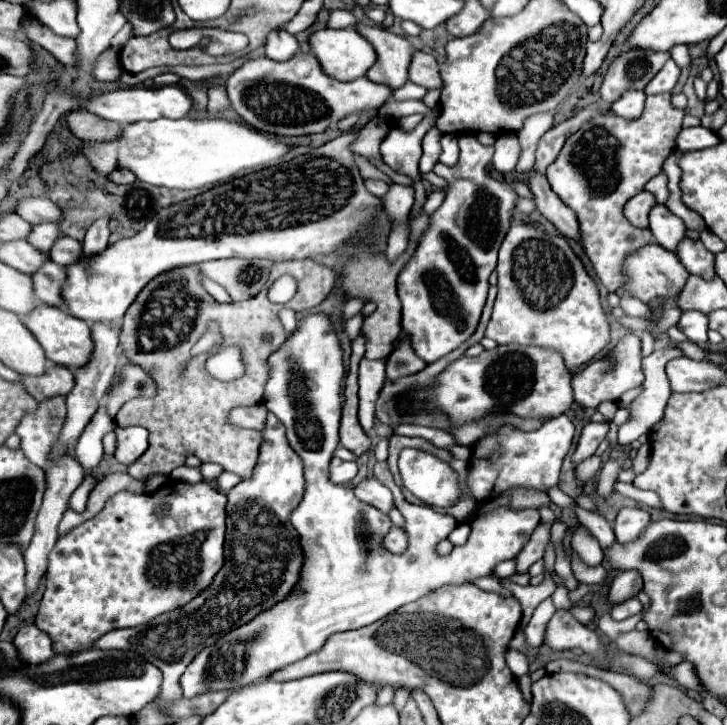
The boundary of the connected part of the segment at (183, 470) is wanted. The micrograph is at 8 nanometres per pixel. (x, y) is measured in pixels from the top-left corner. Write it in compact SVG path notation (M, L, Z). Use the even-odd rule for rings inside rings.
M178 467L170 473L170 477L180 479L180 481L188 481L188 483L200 483L202 481L200 467Z

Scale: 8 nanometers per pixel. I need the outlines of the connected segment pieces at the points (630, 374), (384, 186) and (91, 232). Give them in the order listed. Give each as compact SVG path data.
M624 335L618 345L598 361L592 361L584 369L572 375L572 389L576 405L582 409L598 409L602 401L618 401L624 391L630 391L643 382L641 341L638 335Z
M368 179L366 181L366 189L372 193L372 195L376 195L376 197L384 197L386 195L386 191L388 191L388 183L384 183L384 181L378 181L378 179Z
M98 219L96 223L92 223L84 239L84 257L94 257L102 253L108 247L108 235L108 219Z

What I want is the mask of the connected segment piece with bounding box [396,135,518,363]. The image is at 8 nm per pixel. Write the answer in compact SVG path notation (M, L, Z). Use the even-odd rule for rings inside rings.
M464 135L460 137L460 161L454 167L436 163L434 173L448 181L446 199L430 215L428 229L420 237L418 247L410 257L408 265L404 265L404 269L398 273L396 279L398 297L402 301L402 321L400 321L402 331L412 335L412 345L416 345L418 357L422 357L426 363L438 361L440 357L456 349L460 343L464 343L476 331L488 295L488 277L496 269L500 243L504 241L514 217L518 195L510 183L496 181L486 173L490 161L492 161L492 147L482 145L474 135Z

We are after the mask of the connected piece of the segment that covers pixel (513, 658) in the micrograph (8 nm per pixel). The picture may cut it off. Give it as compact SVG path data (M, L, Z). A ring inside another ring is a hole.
M508 649L505 659L509 669L517 678L529 673L528 660L522 653Z

